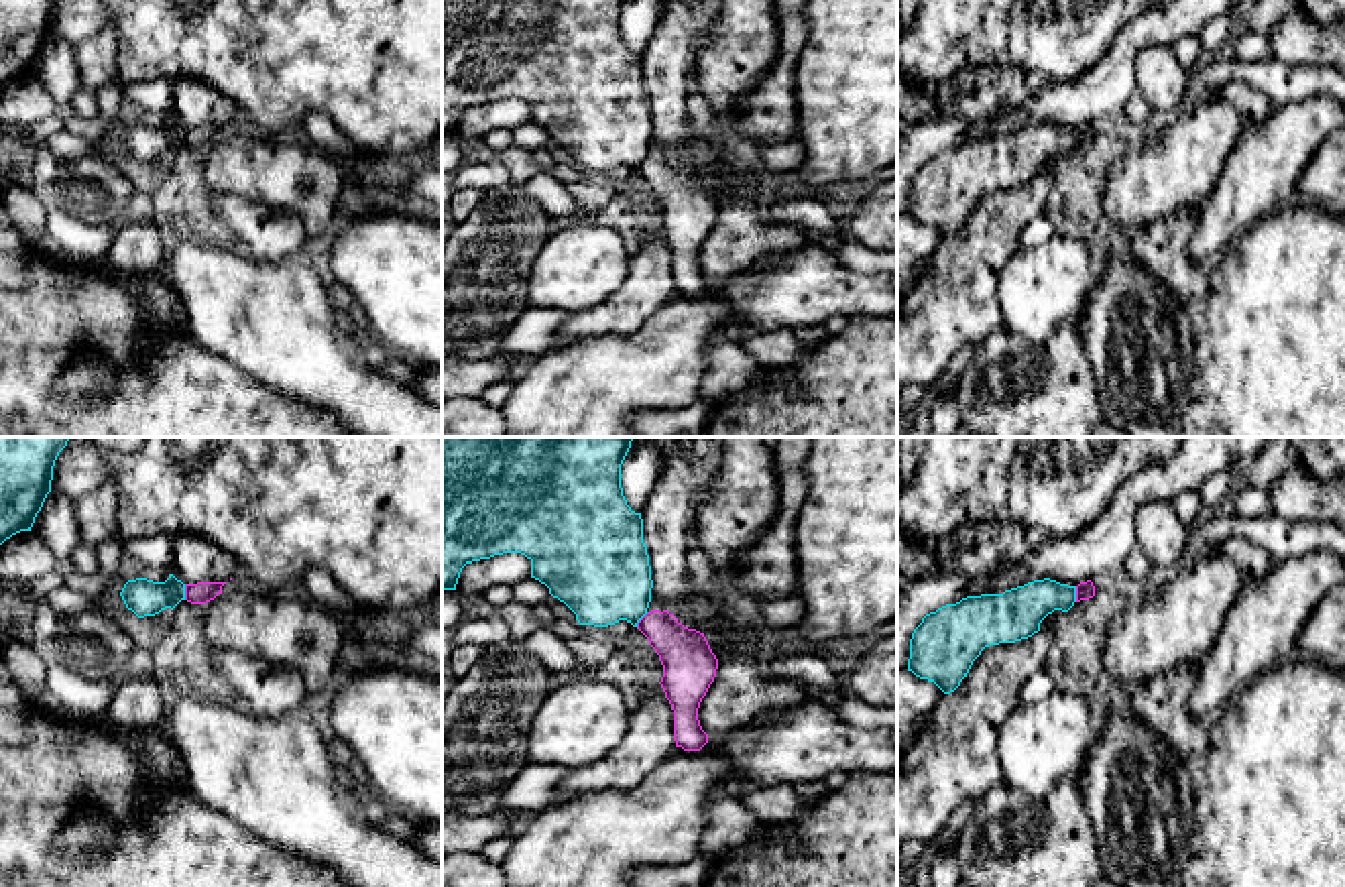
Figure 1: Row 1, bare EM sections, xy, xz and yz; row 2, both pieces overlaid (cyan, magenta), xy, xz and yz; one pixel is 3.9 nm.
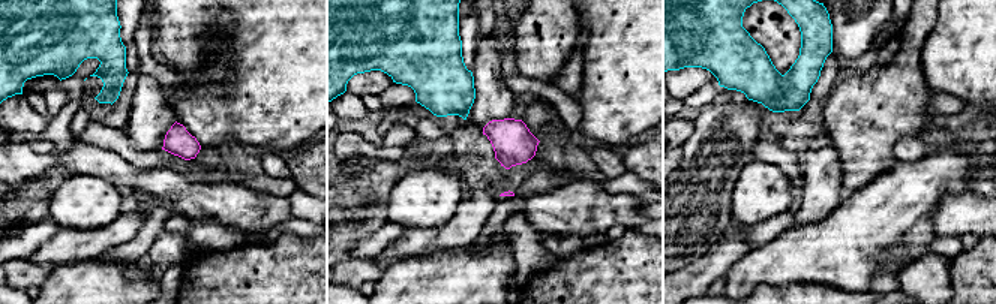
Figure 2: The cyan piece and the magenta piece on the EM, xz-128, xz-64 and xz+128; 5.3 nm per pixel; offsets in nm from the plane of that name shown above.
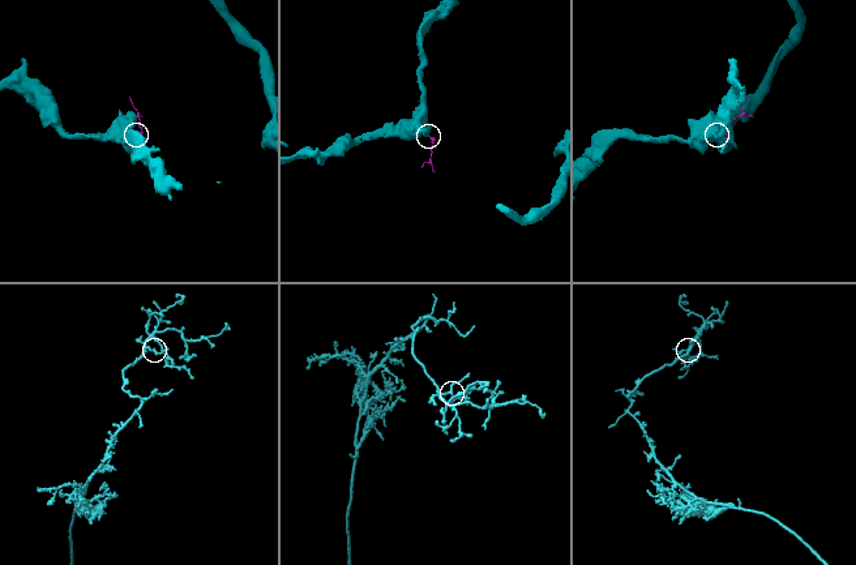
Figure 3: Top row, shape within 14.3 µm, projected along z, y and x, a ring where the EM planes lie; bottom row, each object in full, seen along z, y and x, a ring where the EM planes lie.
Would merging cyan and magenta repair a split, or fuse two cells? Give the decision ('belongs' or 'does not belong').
does not belong

